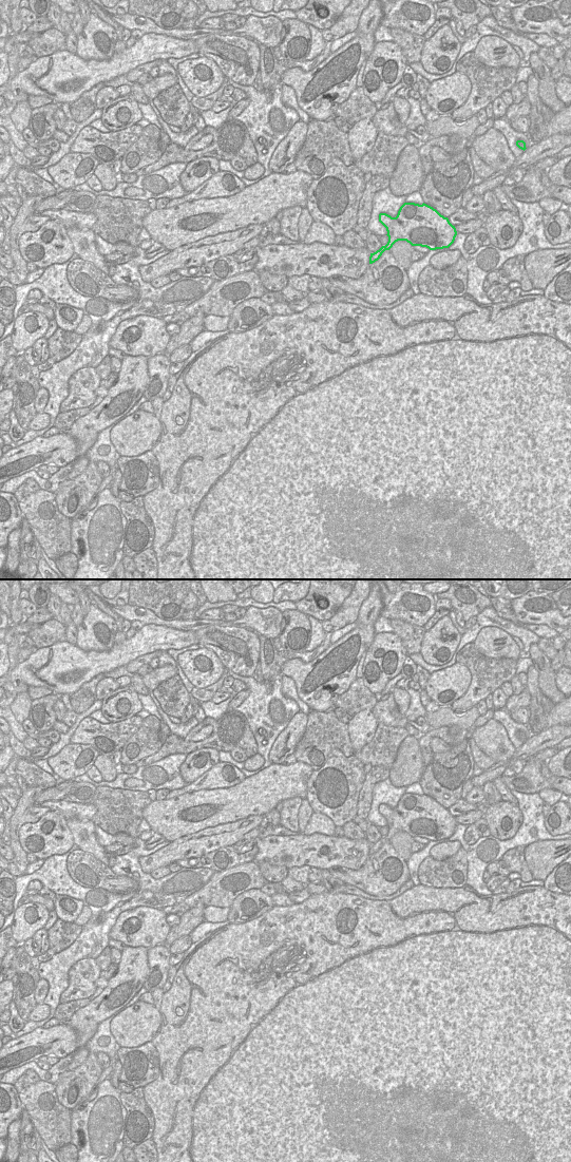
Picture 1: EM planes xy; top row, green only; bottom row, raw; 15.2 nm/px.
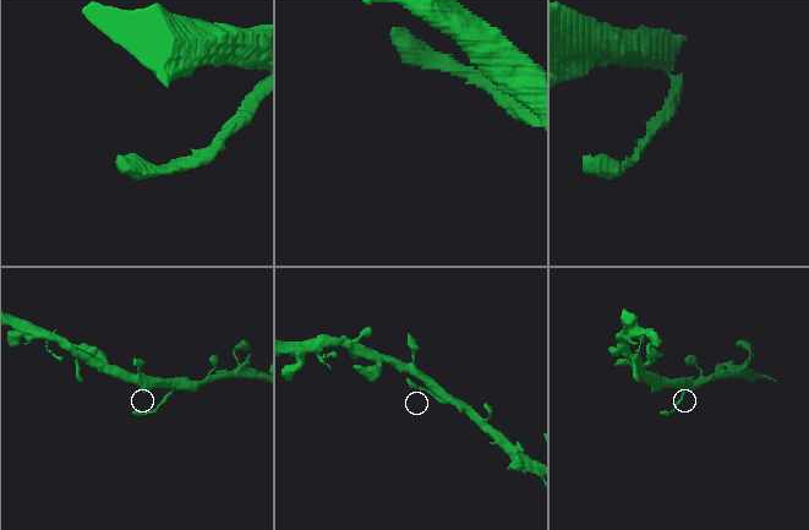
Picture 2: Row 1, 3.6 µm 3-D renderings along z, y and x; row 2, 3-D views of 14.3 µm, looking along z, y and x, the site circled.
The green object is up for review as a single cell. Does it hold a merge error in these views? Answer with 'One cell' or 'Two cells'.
Two cells.

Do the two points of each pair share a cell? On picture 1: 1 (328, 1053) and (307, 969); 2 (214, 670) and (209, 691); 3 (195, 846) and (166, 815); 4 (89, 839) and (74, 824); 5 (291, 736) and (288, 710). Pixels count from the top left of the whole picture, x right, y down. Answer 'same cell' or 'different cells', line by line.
1: same cell
2: different cells
3: different cells
4: same cell
5: different cells

